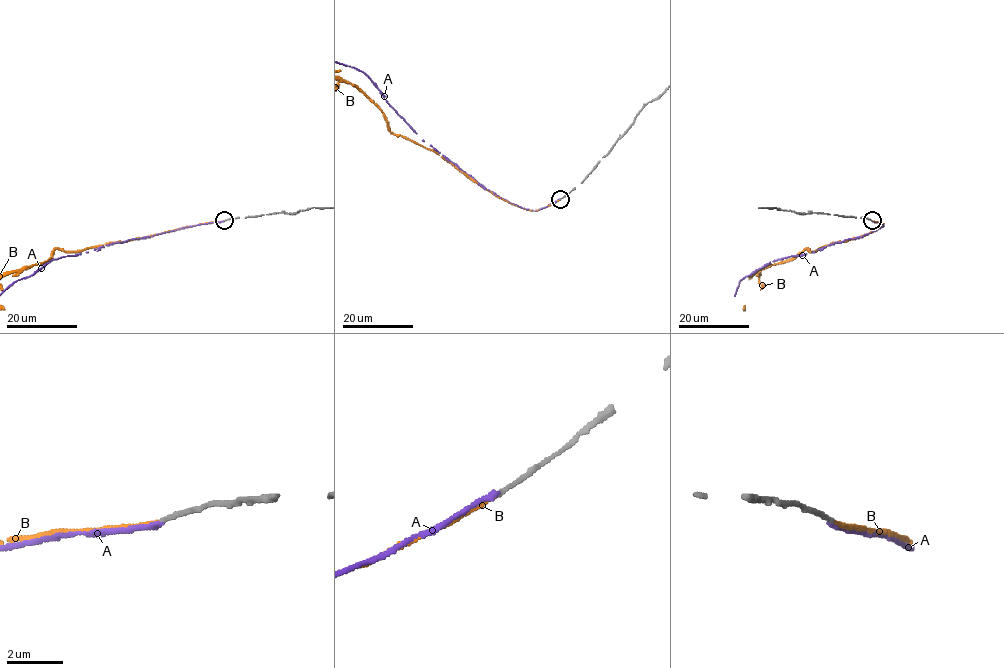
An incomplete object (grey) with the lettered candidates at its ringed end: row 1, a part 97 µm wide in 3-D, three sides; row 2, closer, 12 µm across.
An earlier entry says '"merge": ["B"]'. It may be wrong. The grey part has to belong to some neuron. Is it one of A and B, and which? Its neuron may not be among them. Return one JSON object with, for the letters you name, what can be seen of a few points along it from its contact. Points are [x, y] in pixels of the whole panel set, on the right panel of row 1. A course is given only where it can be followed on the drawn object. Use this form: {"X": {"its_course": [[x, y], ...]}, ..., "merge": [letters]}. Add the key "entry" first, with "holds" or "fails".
{"entry": "holds", "B": {"its_course": [[872, 220], [883, 224], [756, 271], [746, 285], [750, 322]]}, "merge": ["B"]}

